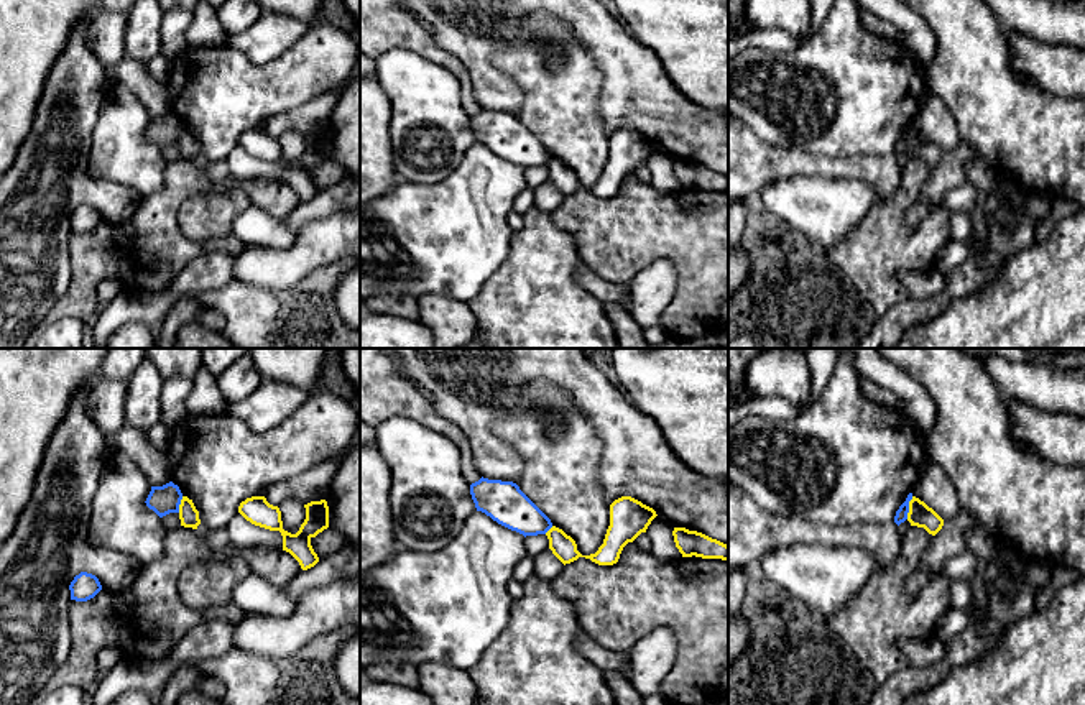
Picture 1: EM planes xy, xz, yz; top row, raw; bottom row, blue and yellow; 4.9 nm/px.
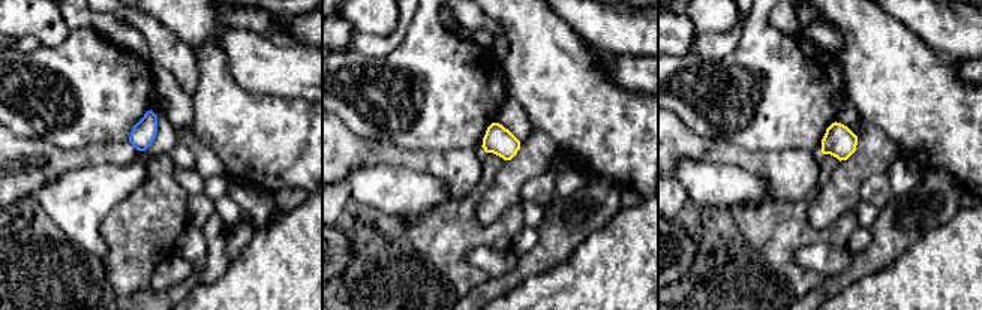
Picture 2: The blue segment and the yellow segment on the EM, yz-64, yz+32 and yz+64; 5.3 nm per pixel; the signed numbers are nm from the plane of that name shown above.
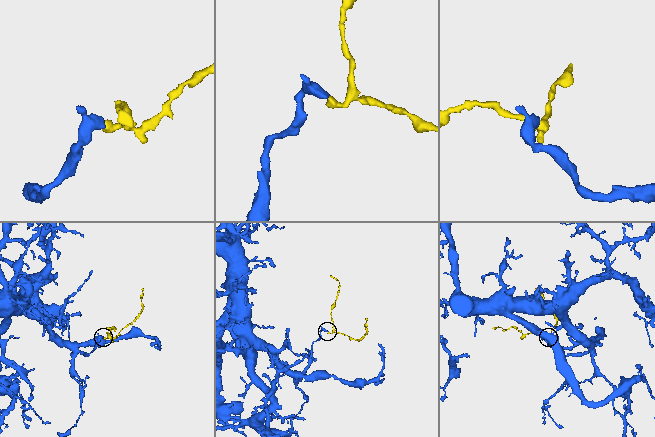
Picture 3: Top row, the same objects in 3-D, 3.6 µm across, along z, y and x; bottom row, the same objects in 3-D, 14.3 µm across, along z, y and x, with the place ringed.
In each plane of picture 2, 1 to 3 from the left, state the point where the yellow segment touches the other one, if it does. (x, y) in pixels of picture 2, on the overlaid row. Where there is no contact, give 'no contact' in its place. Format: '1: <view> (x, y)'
1: no contact
2: no contact
3: no contact

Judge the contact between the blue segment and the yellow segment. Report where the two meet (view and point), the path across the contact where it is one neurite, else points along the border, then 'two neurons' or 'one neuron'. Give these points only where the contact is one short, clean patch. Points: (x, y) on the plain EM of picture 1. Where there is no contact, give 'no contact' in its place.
contact yz (908, 140); border yz (913, 129), (906, 150); two neurons

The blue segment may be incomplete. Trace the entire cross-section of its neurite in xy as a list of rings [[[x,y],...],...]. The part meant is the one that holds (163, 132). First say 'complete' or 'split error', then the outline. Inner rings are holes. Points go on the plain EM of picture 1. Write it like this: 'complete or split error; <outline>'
complete; [[[169,113],[163,118],[151,118],[151,123],[145,135],[159,150],[163,150],[169,145],[179,145],[181,131],[182,131],[182,125],[179,118]]]

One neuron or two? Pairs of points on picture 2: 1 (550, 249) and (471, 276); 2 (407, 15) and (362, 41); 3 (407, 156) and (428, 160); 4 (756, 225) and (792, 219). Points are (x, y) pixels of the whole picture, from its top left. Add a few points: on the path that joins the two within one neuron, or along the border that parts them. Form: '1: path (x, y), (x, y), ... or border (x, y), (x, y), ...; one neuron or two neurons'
1: border (488, 277), (465, 294); two neurons
2: path (401, 29), (389, 42), (375, 42); one neuron
3: path (411, 159), (423, 160); one neuron
4: path (765, 225), (783, 225); one neuron

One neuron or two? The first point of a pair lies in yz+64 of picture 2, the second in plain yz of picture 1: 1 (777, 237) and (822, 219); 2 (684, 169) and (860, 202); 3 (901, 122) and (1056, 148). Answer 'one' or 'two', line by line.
1: two
2: one
3: one

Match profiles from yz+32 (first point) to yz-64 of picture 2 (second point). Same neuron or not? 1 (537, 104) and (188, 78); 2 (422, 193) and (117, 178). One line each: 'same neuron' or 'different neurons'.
1: different neurons
2: same neuron

